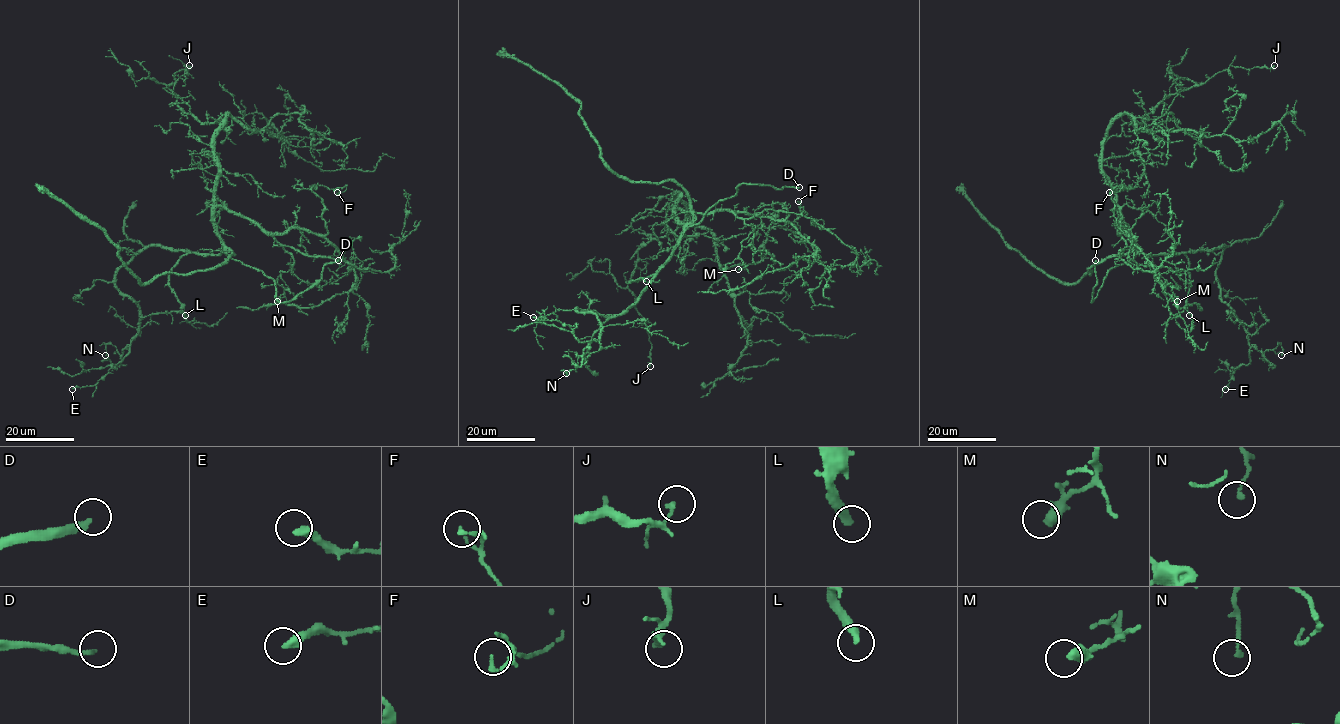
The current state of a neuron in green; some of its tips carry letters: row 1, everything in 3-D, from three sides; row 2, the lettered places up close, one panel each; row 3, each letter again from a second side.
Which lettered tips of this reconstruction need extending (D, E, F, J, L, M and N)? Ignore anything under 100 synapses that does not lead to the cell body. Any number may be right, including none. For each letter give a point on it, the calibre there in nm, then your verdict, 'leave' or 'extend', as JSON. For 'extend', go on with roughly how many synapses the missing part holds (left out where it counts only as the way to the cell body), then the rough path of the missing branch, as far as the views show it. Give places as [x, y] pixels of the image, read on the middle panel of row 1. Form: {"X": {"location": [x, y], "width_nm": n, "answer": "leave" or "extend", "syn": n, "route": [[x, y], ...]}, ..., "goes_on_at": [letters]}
{"D": {"location": [799, 187], "width_nm": 240, "answer": "extend", "route": [[799, 187], [853, 190], [859, 175], [856, 140], [859, 137]]}, "E": {"location": [533, 317], "width_nm": 340, "answer": "leave"}, "F": {"location": [798, 201], "width_nm": 140, "answer": "leave"}, "J": {"location": [650, 366], "width_nm": 110, "answer": "leave"}, "L": {"location": [646, 281], "width_nm": 360, "answer": "extend", "syn": 160, "route": [[646, 281], [685, 318], [694, 321], [687, 344]]}, "M": {"location": [738, 269], "width_nm": 440, "answer": "leave"}, "N": {"location": [566, 373], "width_nm": 140, "answer": "leave"}, "goes_on_at": ["D", "L"]}

